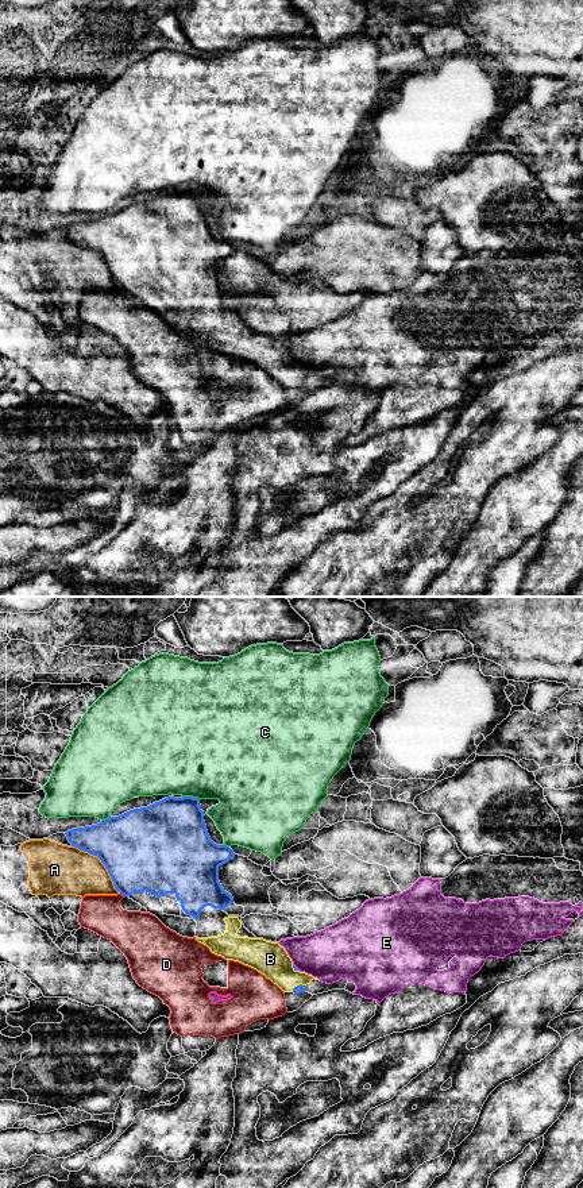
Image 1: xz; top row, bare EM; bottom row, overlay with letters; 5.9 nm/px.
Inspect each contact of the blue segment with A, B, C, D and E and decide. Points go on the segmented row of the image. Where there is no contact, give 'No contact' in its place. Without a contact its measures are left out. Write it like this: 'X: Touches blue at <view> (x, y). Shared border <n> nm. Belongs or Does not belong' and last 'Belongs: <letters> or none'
A: Touches blue at xz (101, 861). Shared border 400 nm. Does not belong
B: Touches blue at xz (297, 986). Shared border 90 nm. Belongs
C: Touches blue at xz (192, 797). Shared border 110 nm. Does not belong
D: Touches blue at xz (123, 894). Shared border 40 nm. Does not belong
E: Touches blue at xz (296, 967). Shared border 70 nm. Does not belong
Belongs: B

